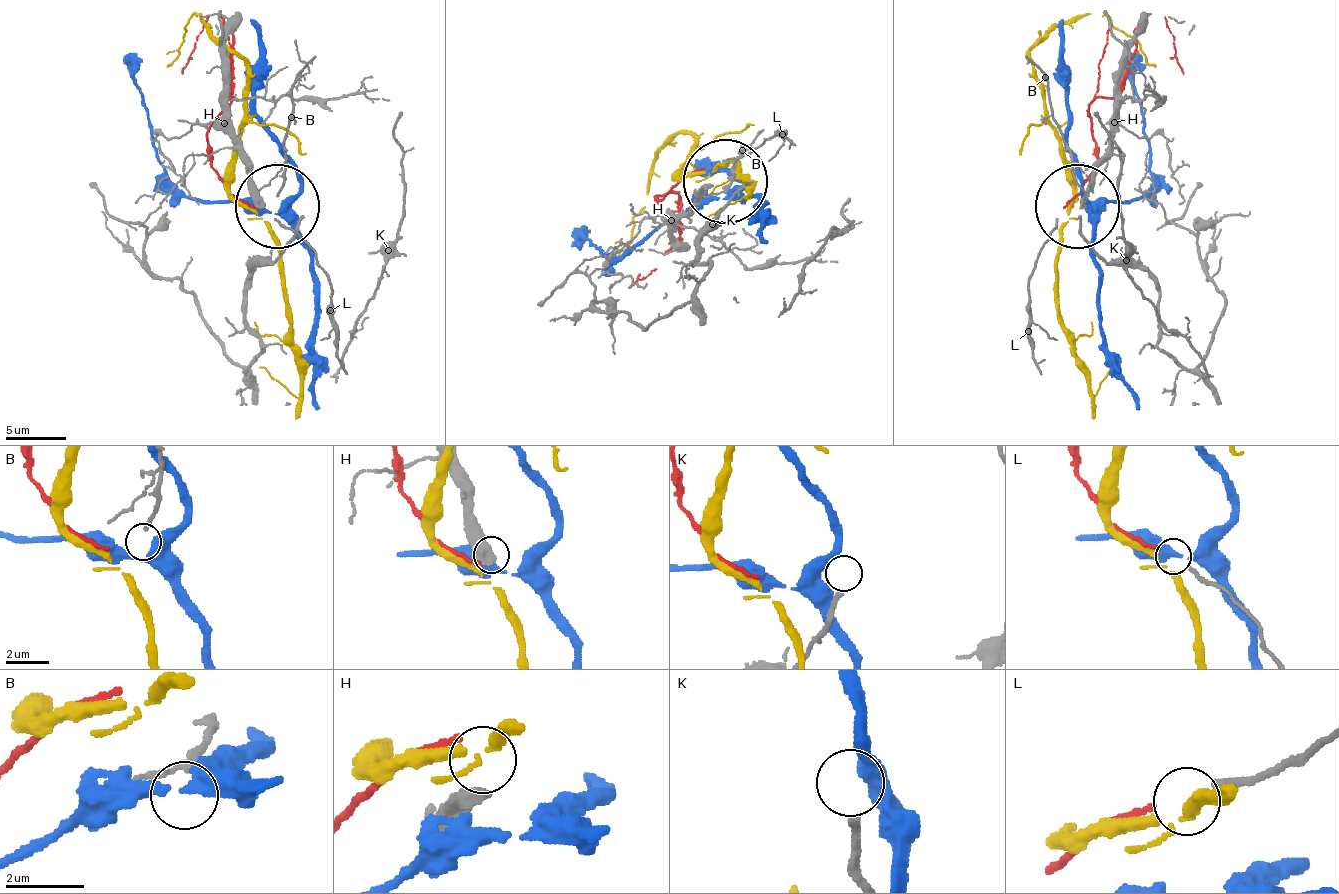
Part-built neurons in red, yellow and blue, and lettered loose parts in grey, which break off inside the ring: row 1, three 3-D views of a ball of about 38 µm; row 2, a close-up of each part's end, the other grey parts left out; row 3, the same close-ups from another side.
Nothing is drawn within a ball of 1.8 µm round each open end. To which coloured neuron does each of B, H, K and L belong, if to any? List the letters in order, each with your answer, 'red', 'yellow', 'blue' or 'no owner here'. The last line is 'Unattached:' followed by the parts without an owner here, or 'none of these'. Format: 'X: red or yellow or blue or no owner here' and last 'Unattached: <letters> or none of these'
B: no owner here
H: no owner here
K: no owner here
L: red
Unattached: B, H, K

